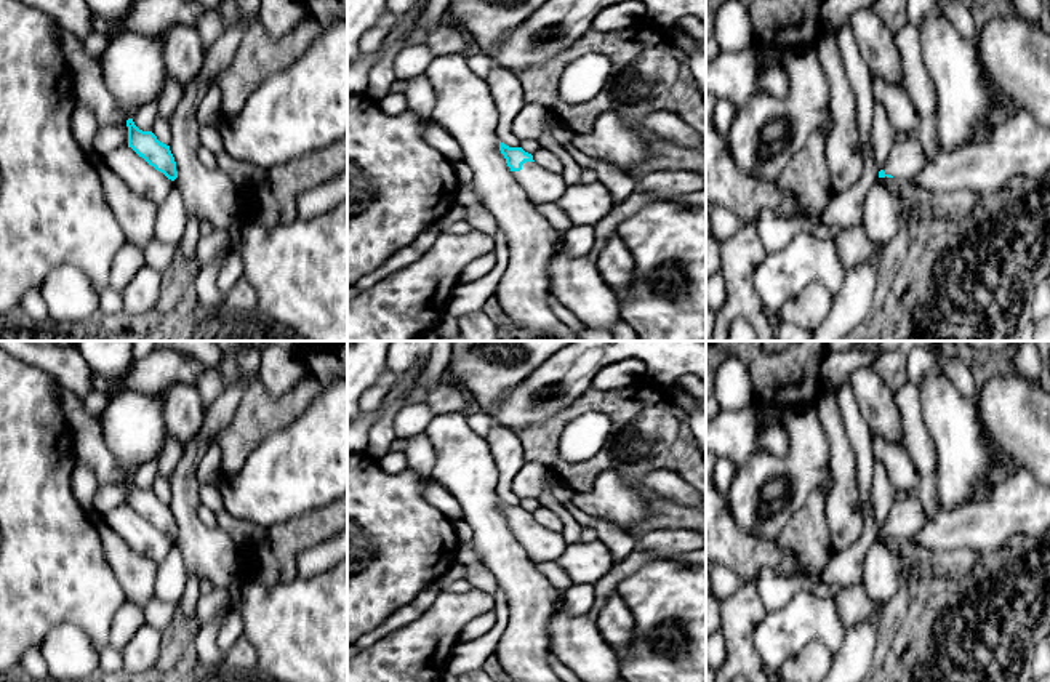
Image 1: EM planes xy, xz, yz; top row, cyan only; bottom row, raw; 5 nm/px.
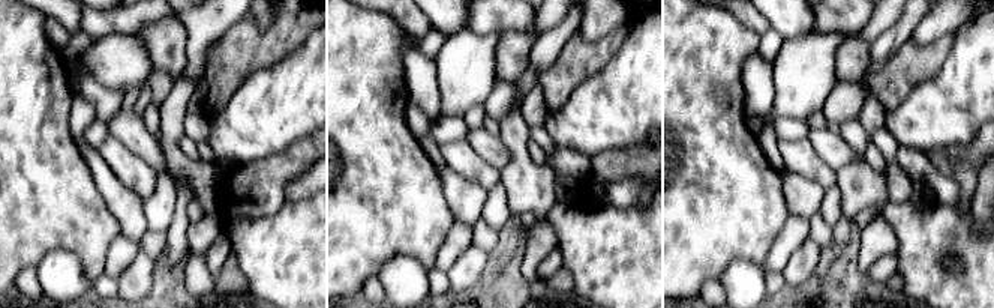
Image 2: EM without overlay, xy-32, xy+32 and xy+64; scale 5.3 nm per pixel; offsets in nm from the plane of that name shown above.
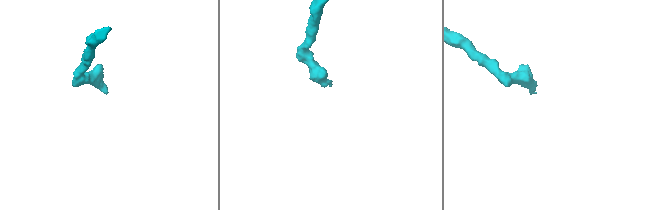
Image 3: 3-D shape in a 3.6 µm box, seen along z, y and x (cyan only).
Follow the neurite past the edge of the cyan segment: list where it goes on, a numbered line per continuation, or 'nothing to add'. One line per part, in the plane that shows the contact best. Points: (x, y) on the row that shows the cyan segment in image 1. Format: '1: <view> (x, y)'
1: xz (541, 186)

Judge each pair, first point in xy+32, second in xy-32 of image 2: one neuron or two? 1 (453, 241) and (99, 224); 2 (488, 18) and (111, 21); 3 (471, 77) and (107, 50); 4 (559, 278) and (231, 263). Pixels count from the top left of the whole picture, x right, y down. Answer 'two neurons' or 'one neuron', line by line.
1: two neurons
2: one neuron
3: one neuron
4: one neuron

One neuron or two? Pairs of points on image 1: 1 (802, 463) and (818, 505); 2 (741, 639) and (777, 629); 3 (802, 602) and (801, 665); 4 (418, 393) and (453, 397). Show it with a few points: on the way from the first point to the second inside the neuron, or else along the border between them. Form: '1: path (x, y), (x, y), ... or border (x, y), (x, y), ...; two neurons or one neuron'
1: border (820, 487), (809, 495), (805, 503), (789, 519); two neurons
2: border (765, 612), (753, 636), (753, 647), (761, 665); two neurons
3: border (826, 642), (810, 639), (783, 665); two neurons
4: border (442, 373), (421, 402); two neurons

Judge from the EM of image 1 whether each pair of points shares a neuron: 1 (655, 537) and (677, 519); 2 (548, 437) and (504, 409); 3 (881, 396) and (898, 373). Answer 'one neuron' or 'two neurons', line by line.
1: two neurons
2: two neurons
3: two neurons

